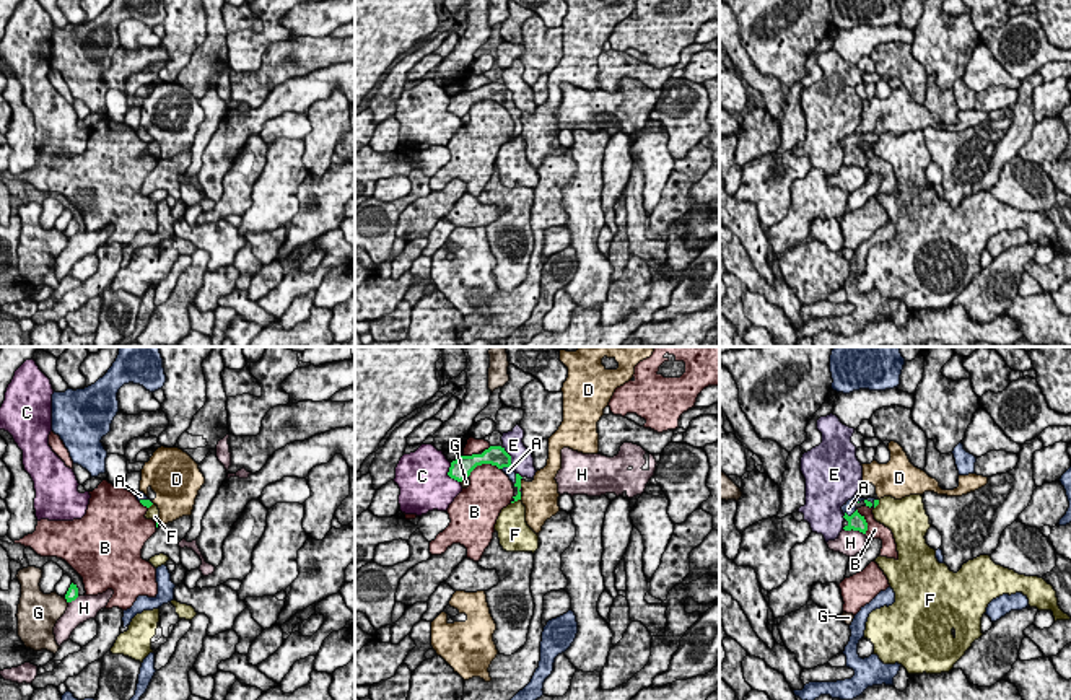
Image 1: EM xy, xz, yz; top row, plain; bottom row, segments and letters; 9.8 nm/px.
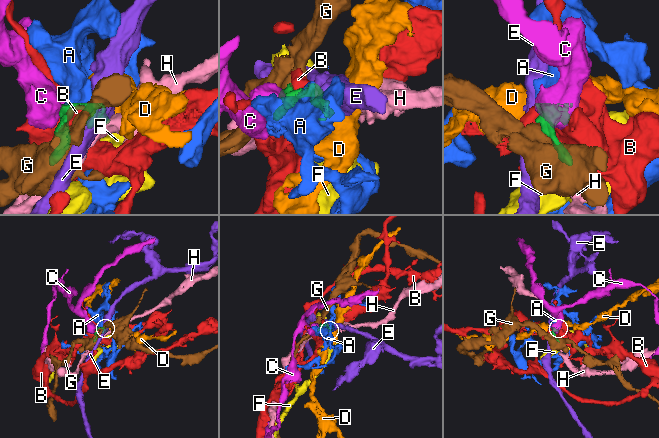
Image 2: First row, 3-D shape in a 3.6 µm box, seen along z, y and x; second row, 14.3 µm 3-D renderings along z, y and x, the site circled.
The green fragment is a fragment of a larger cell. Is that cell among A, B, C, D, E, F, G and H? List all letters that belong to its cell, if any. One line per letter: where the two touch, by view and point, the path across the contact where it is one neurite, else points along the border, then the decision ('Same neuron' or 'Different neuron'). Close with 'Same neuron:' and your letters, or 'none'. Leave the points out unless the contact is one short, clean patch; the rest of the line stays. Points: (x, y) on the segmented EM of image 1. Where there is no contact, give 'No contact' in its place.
A: Touches green at yz (852, 515). Same neuron
B: Touches green at xz (484, 463). Different neuron
C: Touches green at xz (448, 474). Boundary: xz (450, 463), (448, 474), (459, 482). Different neuron
D: Touches green at xz (520, 484). Boundary: xz (520, 481), (521, 487). Different neuron
E: Touches green at xz (510, 456). Different neuron
F: Touches green at xz (515, 500). Boundary: xz (520, 498), (511, 503). Different neuron
G: Touches green at xy (67, 601). Different neuron
H: Touches green at yz (855, 529). Different neuron
Same neuron: A

